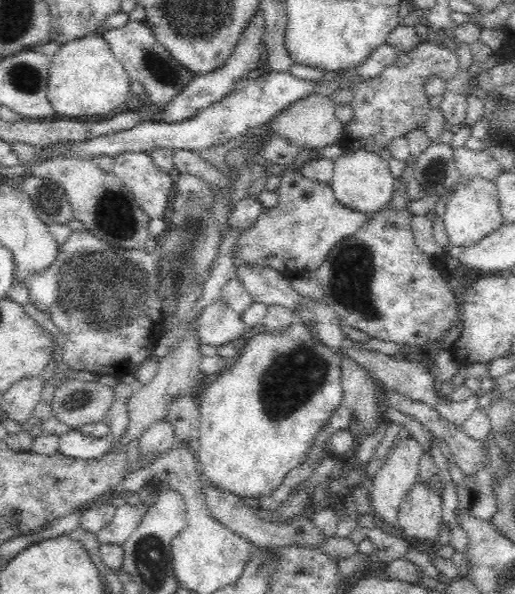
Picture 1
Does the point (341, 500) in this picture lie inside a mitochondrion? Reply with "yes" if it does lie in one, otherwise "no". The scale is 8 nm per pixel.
no

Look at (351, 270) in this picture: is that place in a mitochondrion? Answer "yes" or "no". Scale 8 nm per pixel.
yes

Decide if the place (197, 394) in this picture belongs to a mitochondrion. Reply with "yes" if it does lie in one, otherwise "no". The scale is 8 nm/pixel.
no

